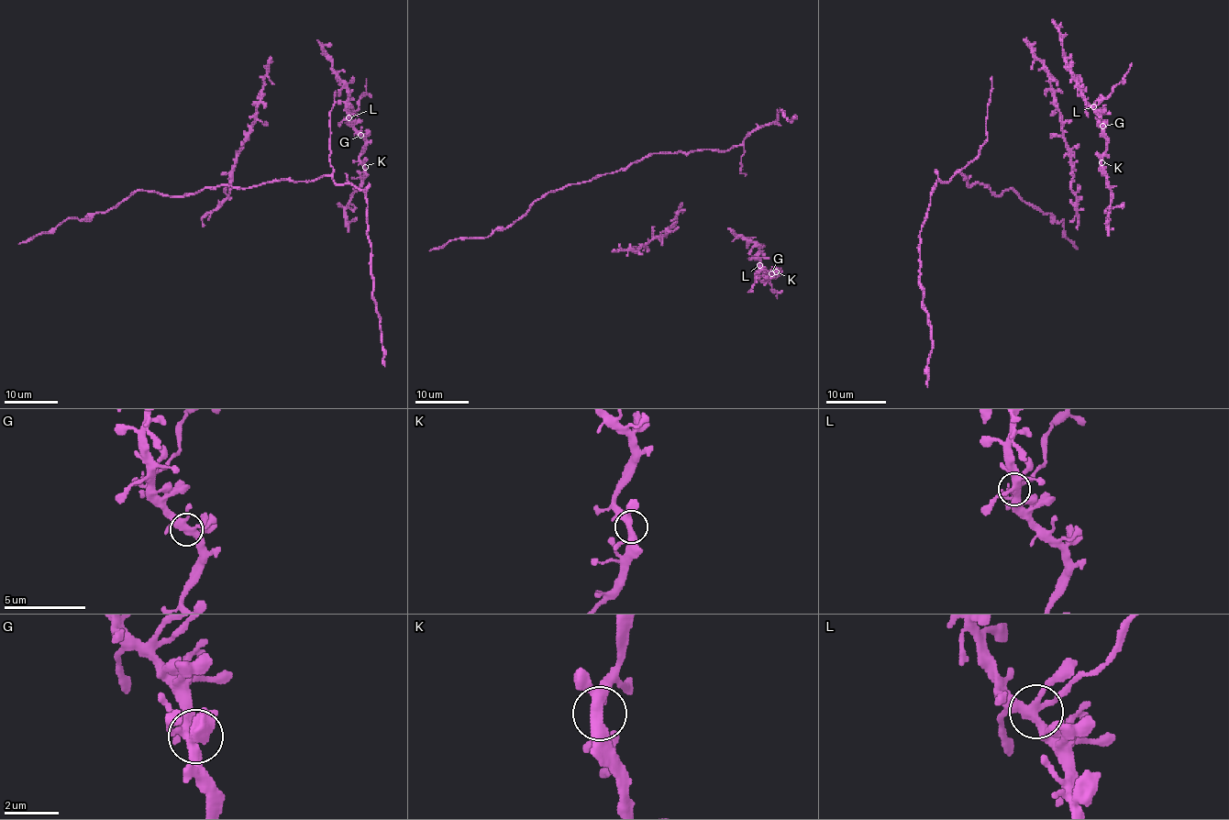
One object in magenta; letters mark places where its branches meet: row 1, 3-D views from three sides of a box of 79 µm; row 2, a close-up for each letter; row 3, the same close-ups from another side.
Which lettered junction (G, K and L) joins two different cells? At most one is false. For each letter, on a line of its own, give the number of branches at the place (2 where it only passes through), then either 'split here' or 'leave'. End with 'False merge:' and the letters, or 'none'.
G: branches 6; leave
K: branches 5; leave
L: branches 6; leave
False merge: none

